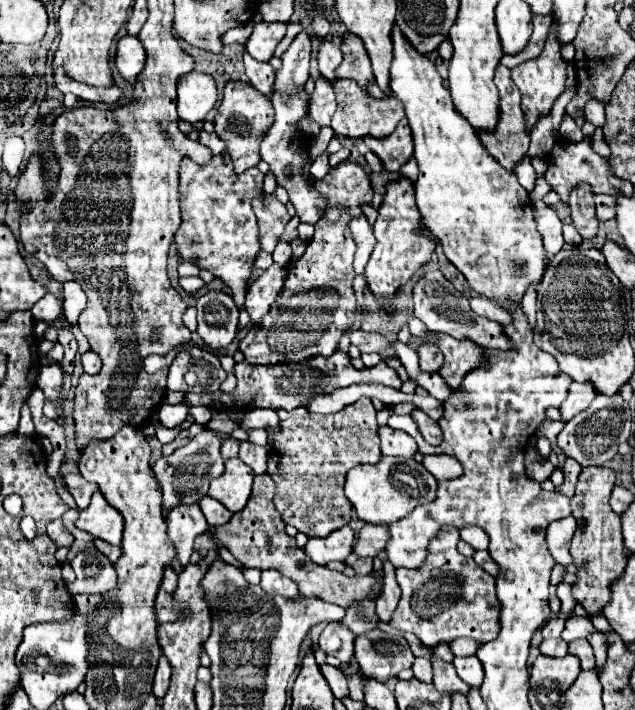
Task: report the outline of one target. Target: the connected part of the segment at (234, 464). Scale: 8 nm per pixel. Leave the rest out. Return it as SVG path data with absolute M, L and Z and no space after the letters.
M227 459L223 475L211 481L207 495L217 499L229 511L235 513L245 507L251 495L251 483L253 483L251 467L247 467L239 459Z

